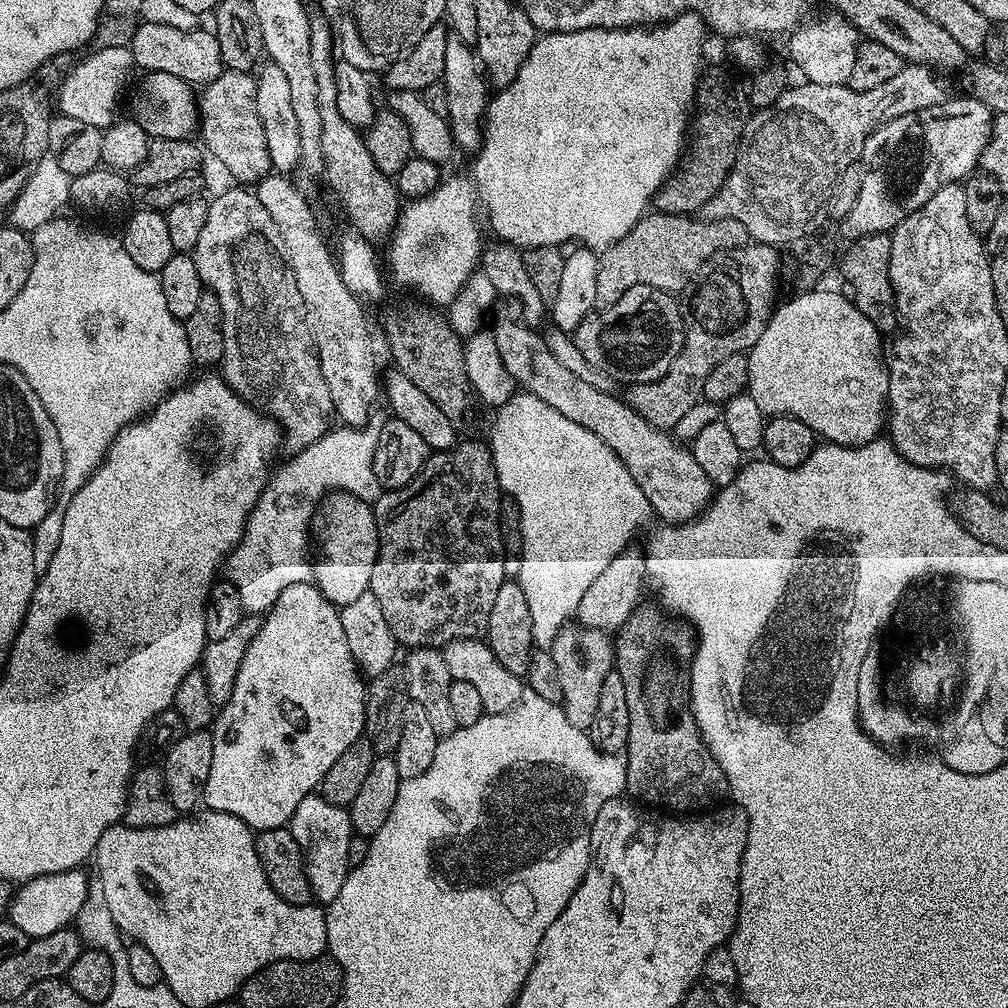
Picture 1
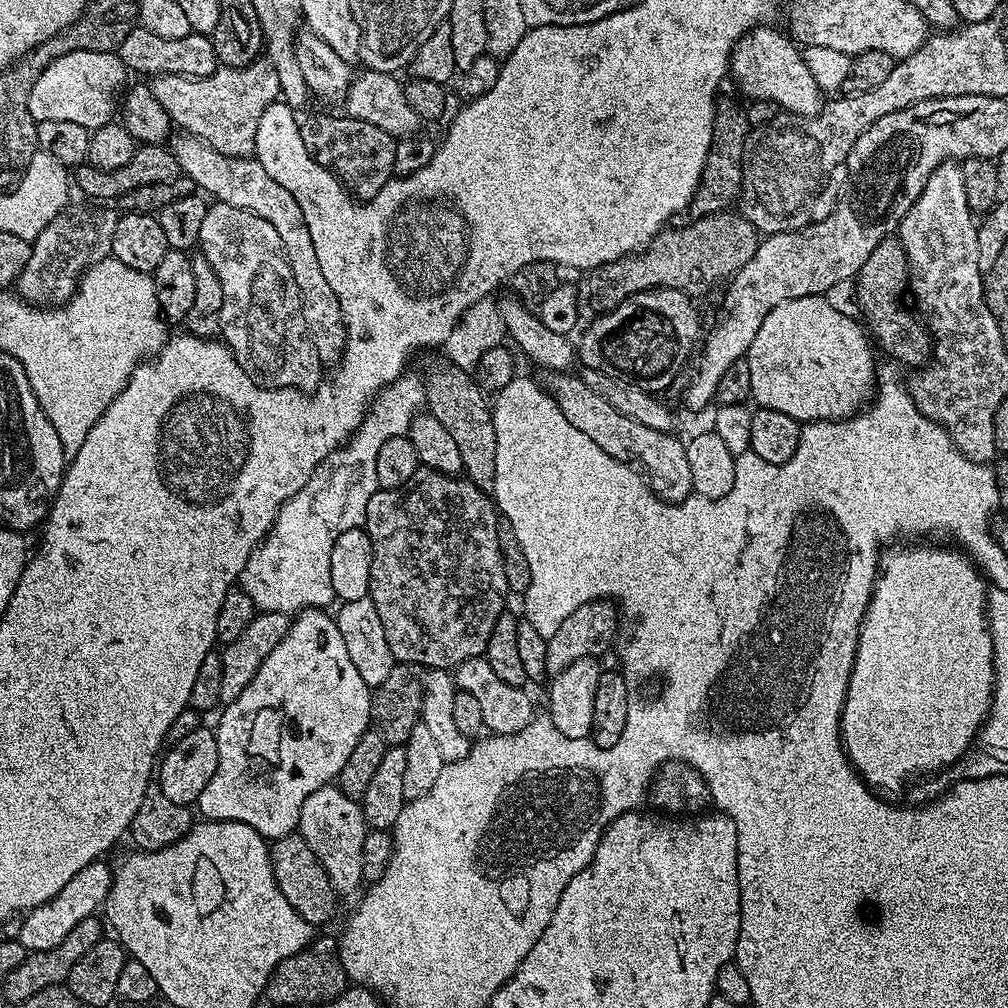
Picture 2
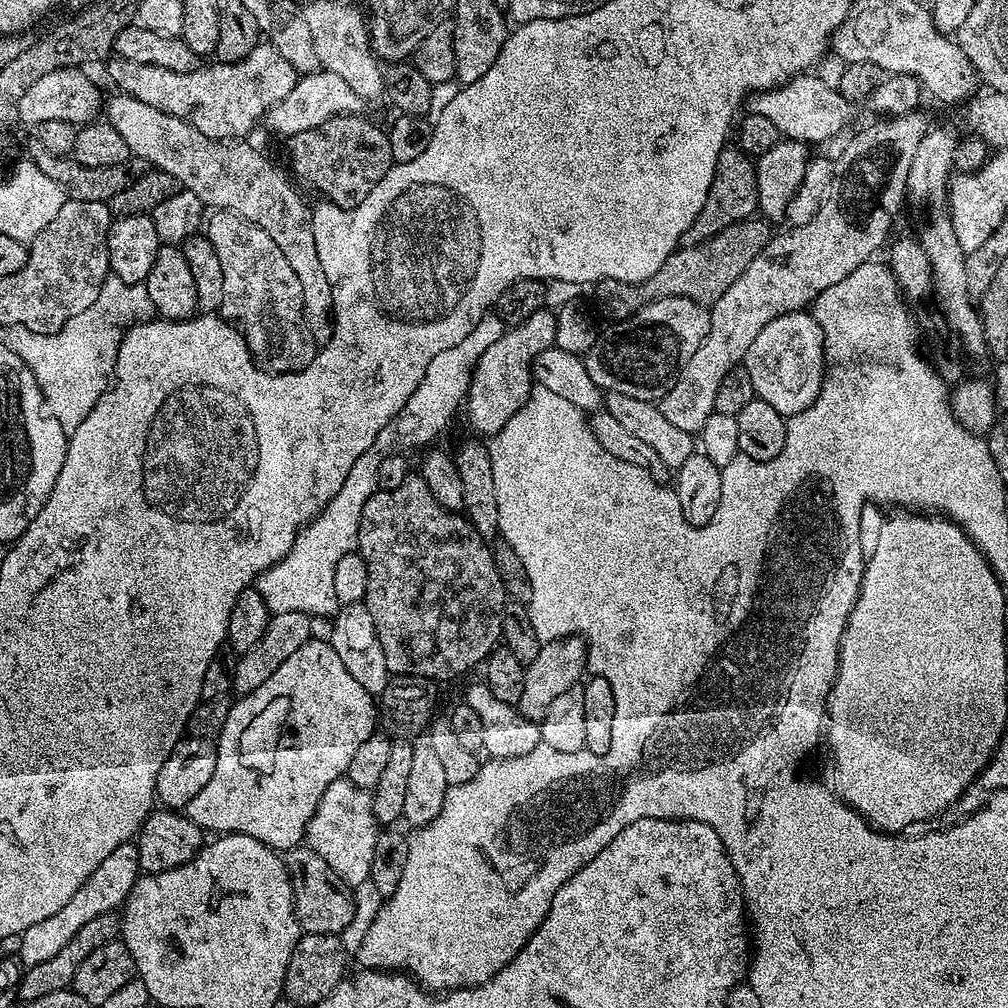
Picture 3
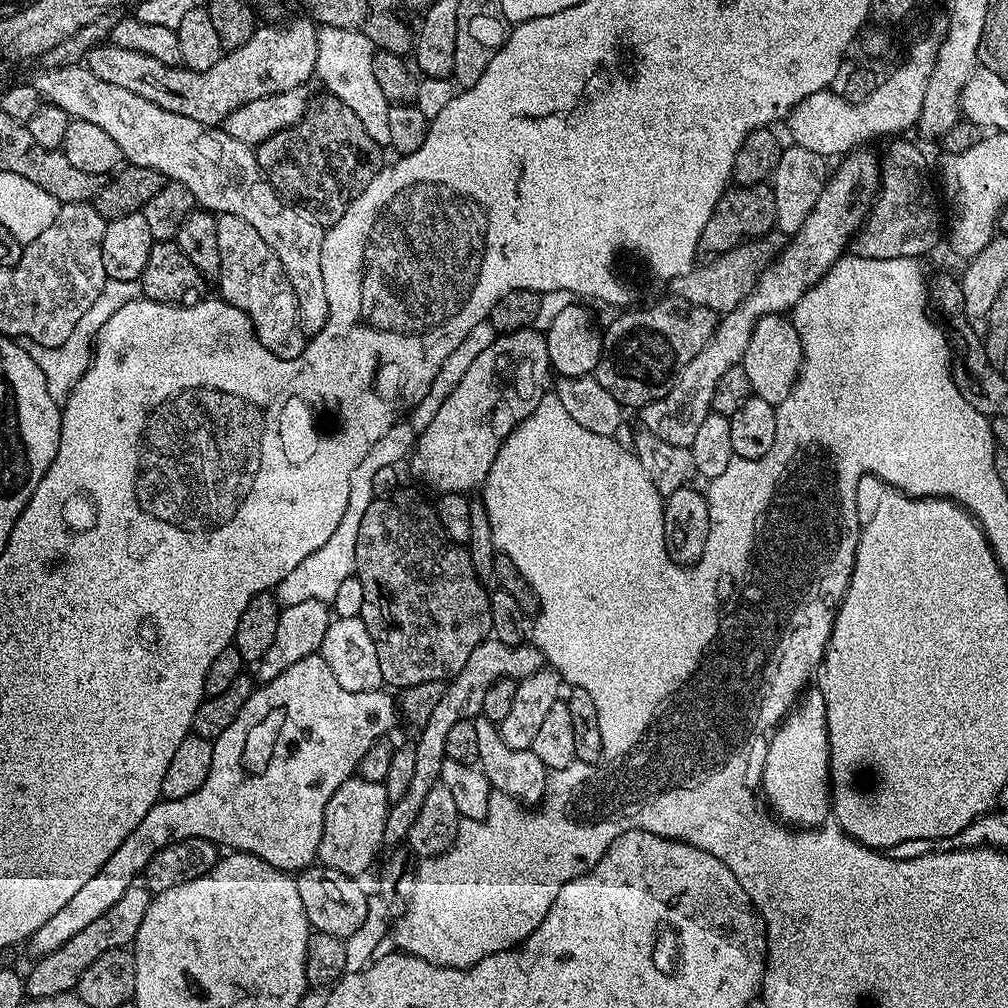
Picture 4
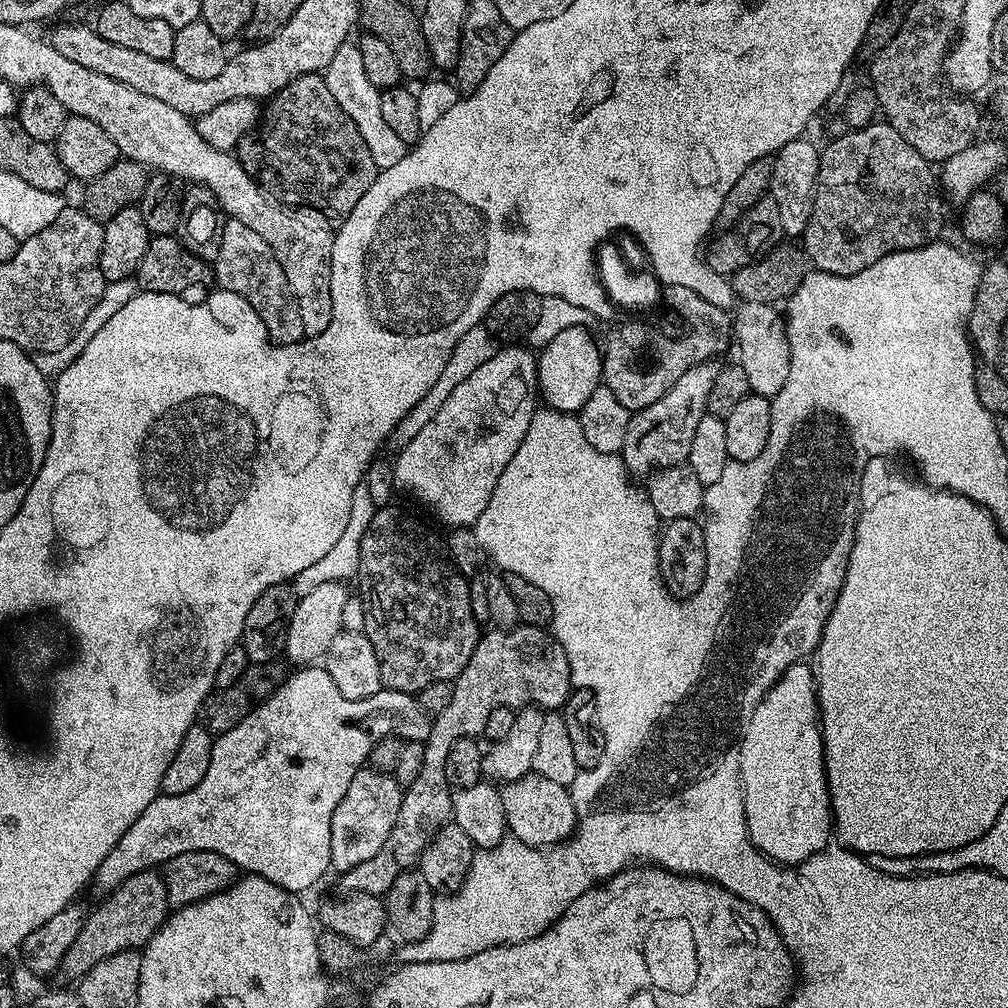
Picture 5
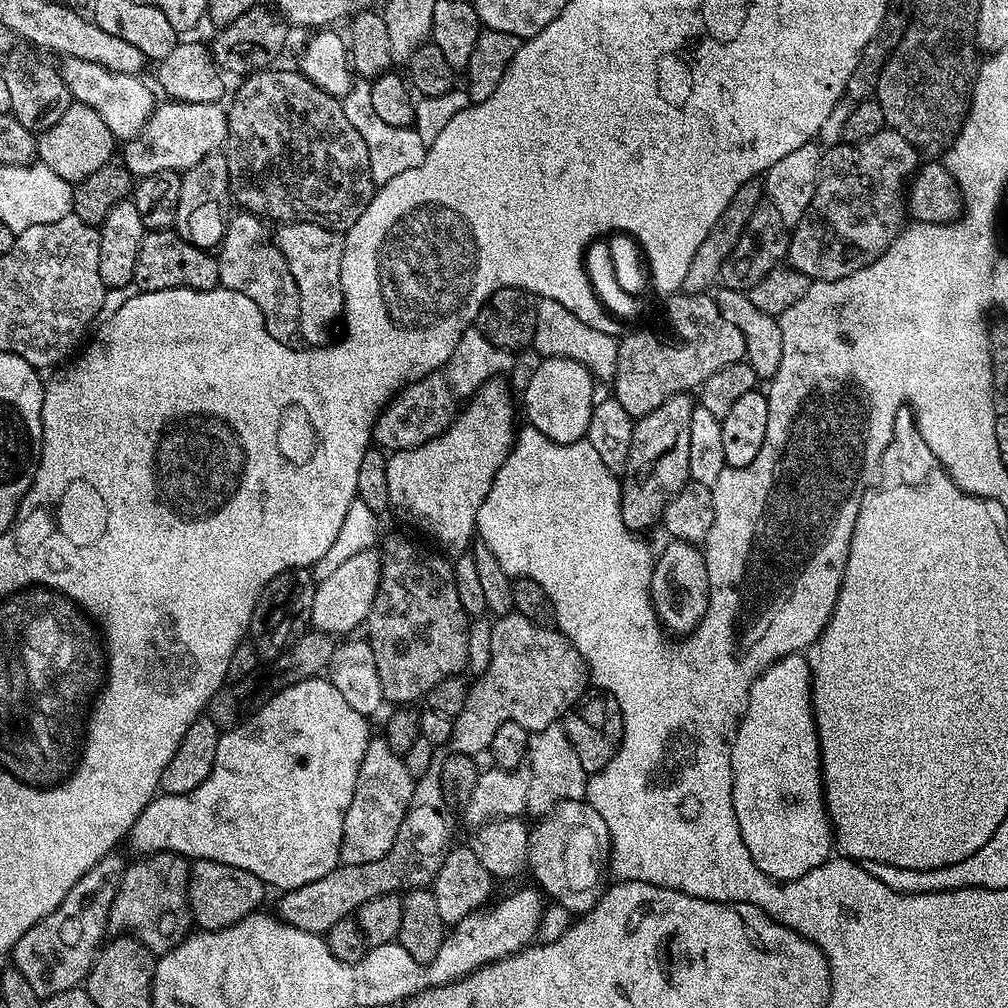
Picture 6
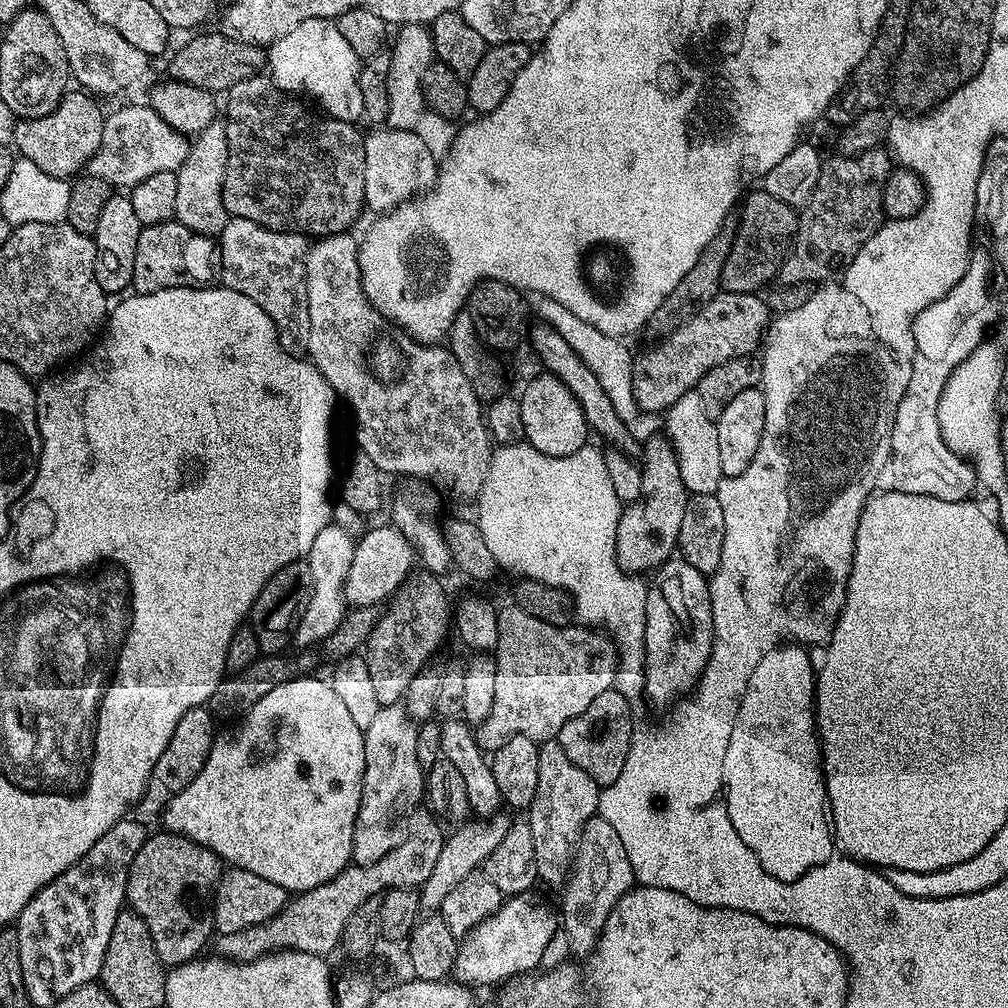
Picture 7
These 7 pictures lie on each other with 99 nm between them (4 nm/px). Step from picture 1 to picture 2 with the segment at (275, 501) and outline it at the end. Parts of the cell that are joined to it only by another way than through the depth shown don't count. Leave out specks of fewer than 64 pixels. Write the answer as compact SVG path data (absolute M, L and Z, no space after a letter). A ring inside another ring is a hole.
M405 374L397 378L393 384L387 384L376 396L374 407L364 417L364 421L360 423L351 440L343 448L331 452L318 465L310 482L306 482L306 486L302 486L302 490L298 490L298 494L291 496L280 507L280 513L276 516L272 528L264 537L263 542L250 554L238 581L239 587L243 588L246 594L250 594L256 609L262 612L296 614L305 608L324 610L329 607L327 604L336 596L330 578L334 542L342 534L346 534L346 530L354 530L363 525L366 506L378 490L376 483L378 450L382 450L382 442L386 442L392 436L407 433L412 419L418 415L424 403L425 381L423 379L419 380L416 376Z

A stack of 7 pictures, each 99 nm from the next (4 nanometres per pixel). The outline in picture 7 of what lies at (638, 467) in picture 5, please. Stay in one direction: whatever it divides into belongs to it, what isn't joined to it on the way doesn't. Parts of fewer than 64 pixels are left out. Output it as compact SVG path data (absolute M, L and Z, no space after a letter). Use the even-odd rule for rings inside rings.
M659 434L648 445L643 445L640 477L640 498L620 513L616 531L616 560L621 570L629 574L652 574L673 559L680 543L682 514L686 514L690 499L688 488L679 473L676 449L663 435Z

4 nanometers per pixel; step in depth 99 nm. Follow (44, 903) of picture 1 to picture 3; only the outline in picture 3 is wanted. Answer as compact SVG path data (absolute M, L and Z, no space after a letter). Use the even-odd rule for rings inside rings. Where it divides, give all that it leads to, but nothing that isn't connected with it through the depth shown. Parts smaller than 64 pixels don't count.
M121 850L109 854L106 862L102 862L102 866L98 866L98 870L90 874L88 883L81 886L80 890L74 894L74 898L70 898L70 902L66 902L66 906L58 910L58 914L50 914L42 918L42 922L34 922L34 926L30 926L19 936L19 963L24 968L29 968L38 966L38 962L47 962L48 959L54 958L54 954L64 949L66 942L70 942L70 938L74 938L74 934L78 934L78 930L82 930L86 922L92 921L98 914L119 909L137 879L138 861L135 851Z

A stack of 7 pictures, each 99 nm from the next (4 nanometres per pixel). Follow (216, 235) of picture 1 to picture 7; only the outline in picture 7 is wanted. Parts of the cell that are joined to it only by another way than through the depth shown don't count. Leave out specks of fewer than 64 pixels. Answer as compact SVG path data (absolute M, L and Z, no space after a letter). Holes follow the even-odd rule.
M237 216L228 219L218 238L218 276L223 287L238 290L238 294L258 302L276 328L276 340L282 351L298 357L307 353L310 338L304 273L304 255L309 247L309 237L298 232L275 232Z

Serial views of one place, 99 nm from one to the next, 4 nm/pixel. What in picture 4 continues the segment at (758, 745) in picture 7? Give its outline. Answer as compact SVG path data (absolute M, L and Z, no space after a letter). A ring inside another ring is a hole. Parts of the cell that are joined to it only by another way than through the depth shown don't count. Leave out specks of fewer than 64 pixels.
M809 687L769 736L772 737L768 740L764 769L760 772L760 784L768 795L767 807L783 823L800 830L823 825L827 821L824 819L830 816L830 754L826 702L819 687Z

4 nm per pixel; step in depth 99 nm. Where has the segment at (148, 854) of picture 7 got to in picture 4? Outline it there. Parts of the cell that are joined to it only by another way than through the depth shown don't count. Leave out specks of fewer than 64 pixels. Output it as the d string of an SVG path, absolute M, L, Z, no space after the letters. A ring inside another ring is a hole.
M136 882L125 890L122 898L110 906L110 910L95 922L90 922L86 930L74 934L66 946L60 946L46 956L39 957L36 965L29 970L28 976L23 977L25 993L31 999L54 998L54 994L66 994L75 990L82 974L86 974L87 968L94 966L102 954L106 954L115 948L128 948L138 934L138 926L142 926L142 918L146 918L146 910L150 906L153 893L149 892L143 883Z

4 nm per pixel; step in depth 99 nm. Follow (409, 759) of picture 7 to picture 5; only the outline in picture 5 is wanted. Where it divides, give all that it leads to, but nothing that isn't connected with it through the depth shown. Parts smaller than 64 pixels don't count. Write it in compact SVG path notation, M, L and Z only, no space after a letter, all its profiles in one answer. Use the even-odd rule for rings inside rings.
M371 766L359 768L354 778L350 778L350 786L342 802L338 802L334 818L330 818L330 858L337 873L348 872L382 850L382 842L386 842L386 838L390 838L390 830L394 830L398 810L402 810L403 797L404 789L395 775L378 772Z

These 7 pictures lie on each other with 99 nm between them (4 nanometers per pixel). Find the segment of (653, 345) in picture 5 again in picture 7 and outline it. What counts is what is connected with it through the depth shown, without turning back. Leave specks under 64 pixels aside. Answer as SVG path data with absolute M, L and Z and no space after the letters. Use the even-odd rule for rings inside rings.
M721 290L698 314L667 333L661 344L635 357L634 398L641 413L666 413L683 395L693 391L714 366L722 366L730 358L752 356L755 348L761 347L769 327L770 309L763 295Z

